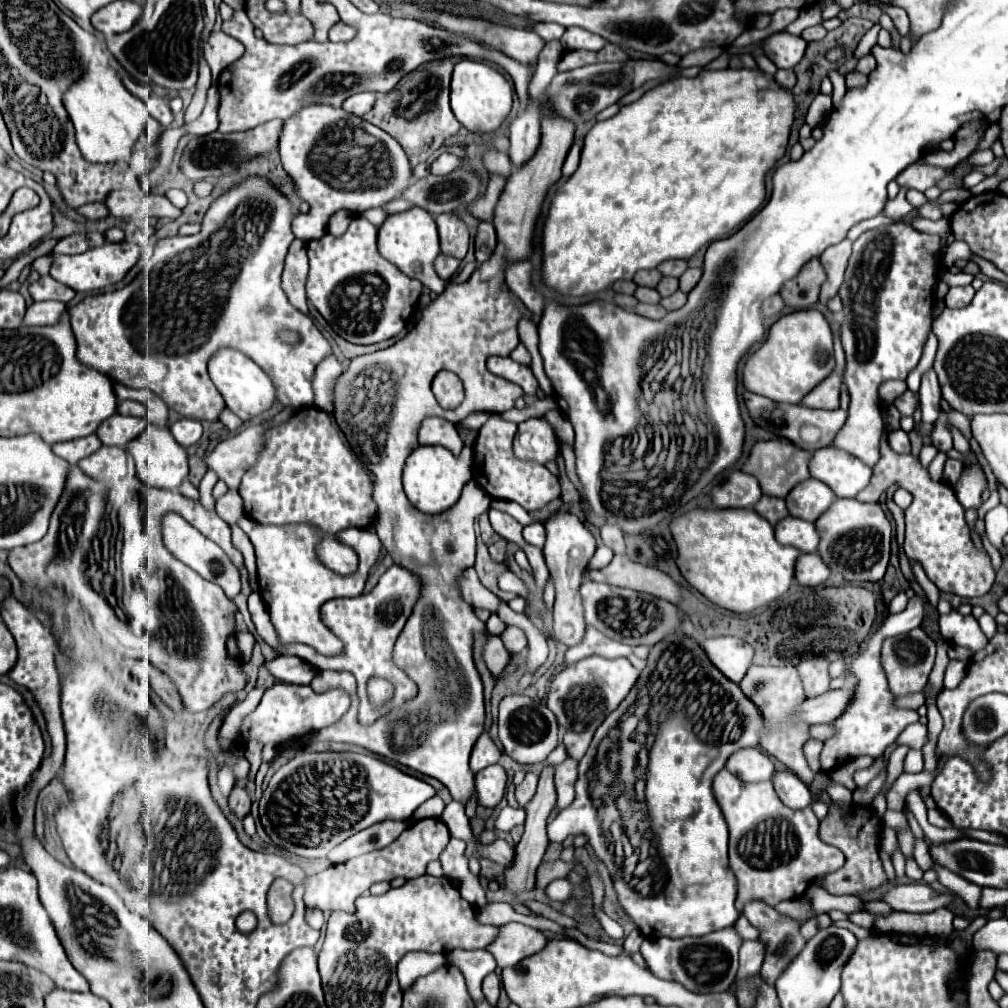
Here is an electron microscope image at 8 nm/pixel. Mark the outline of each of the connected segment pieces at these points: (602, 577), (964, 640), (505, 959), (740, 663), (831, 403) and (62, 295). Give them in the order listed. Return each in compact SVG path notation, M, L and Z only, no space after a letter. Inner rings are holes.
M615 555L615 559L601 571L589 571L587 579L649 593L675 605L681 599L681 587L667 573L657 567L651 569L649 565L629 561L625 555Z
M955 609L949 615L939 617L939 631L945 641L959 647L967 647L973 653L987 647L987 637L981 631L977 619L971 615L961 615Z
M507 923L501 927L499 937L487 949L493 953L497 965L503 969L503 967L513 967L525 957L543 951L545 945L547 939L541 931L521 923Z
M713 637L701 641L711 663L727 675L733 683L739 683L747 675L747 667L753 663L755 649L739 637Z
M831 373L809 395L803 397L801 405L811 407L811 409L837 409L839 407L839 387L841 387L841 377L837 373Z
M51 275L41 277L37 283L29 285L29 291L33 295L35 301L61 301L61 303L69 303L75 297L75 291L59 281L55 281Z

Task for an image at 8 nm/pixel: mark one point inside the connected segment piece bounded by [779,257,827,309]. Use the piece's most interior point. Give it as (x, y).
(802, 292)

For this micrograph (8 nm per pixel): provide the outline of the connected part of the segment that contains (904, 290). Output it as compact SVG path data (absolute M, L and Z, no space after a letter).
M893 223L883 225L879 229L865 231L853 243L853 255L849 259L845 271L845 283L839 289L843 299L843 325L841 325L841 341L847 357L845 367L845 385L851 395L849 417L843 429L837 433L833 447L847 451L861 459L865 465L873 467L879 461L879 445L881 435L885 431L885 423L881 417L881 397L879 387L889 379L905 379L911 369L917 367L923 345L927 341L927 333L931 327L931 307L933 307L933 285L939 281L939 237L915 231L909 223Z

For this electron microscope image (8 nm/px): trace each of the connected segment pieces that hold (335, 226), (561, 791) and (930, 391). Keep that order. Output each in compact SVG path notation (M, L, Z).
M337 211L335 215L331 215L331 219L329 219L329 233L331 235L343 235L345 233L345 229L347 229L347 225L349 225L349 221L351 221L351 213L349 211Z
M567 757L555 771L555 787L557 787L557 807L565 809L575 799L575 779L577 779L579 761Z
M931 367L923 379L921 379L921 389L919 389L919 407L923 413L923 423L935 423L939 409L935 405L939 405L941 399L941 389L939 389L939 381L935 375L935 369Z

